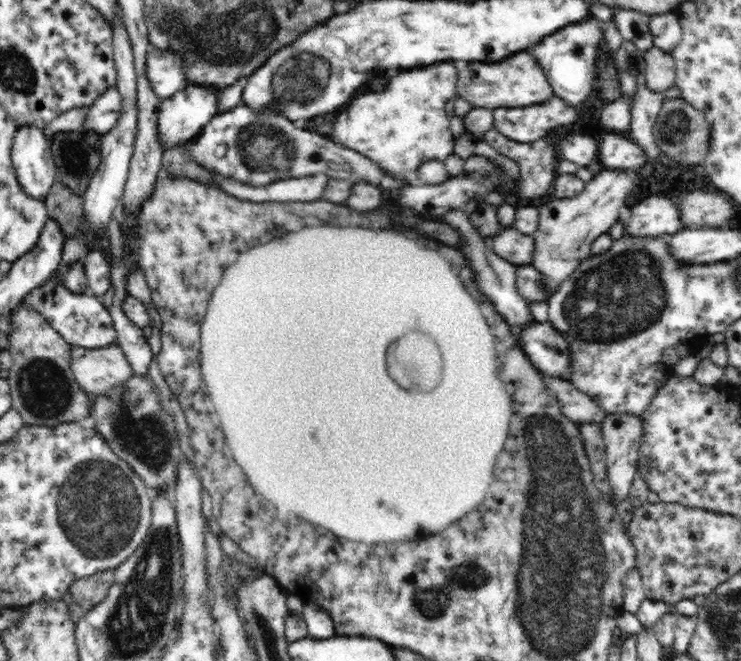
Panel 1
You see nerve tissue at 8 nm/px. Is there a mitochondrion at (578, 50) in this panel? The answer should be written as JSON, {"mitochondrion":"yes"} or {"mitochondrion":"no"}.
{"mitochondrion":"no"}

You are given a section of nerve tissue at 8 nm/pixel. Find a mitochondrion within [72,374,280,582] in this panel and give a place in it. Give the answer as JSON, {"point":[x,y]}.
{"point":[143,435]}

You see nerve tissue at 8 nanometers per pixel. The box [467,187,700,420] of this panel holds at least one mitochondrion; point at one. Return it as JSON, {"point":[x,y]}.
{"point":[626,292]}

